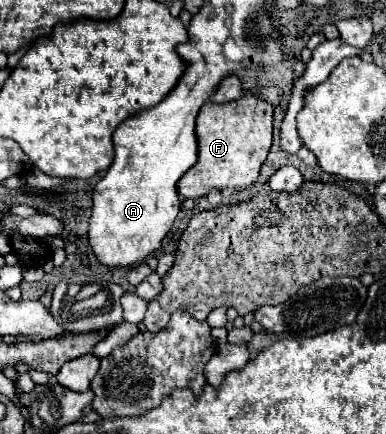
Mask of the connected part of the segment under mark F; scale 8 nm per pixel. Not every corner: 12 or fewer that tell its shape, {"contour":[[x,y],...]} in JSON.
{"contour":[[206,102],[198,162],[180,196],[256,182],[272,144],[272,104]]}

